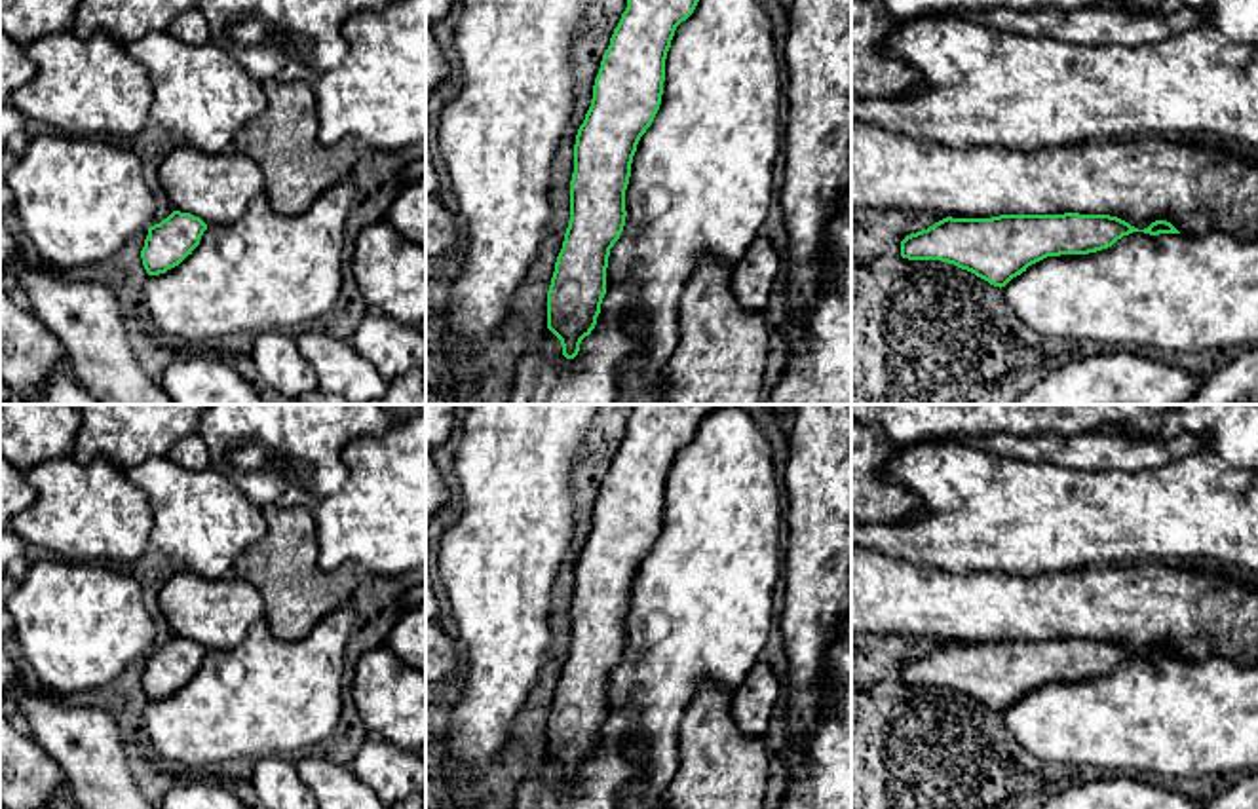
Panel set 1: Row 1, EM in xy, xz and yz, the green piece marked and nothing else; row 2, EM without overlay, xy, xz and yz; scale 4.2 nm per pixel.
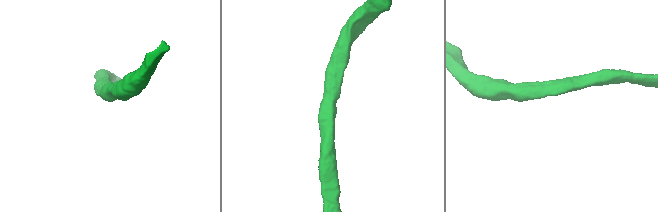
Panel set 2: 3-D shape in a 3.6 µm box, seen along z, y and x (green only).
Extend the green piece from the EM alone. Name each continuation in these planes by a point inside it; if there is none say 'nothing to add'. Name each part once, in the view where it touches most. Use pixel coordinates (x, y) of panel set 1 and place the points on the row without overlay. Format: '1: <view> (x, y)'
1: xz (702, 604)

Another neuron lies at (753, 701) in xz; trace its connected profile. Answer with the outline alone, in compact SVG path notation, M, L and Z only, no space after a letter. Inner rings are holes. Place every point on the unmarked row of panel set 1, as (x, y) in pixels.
M758 661L732 693L732 716L737 729L747 737L764 737L781 693L781 682L773 672L773 665Z

